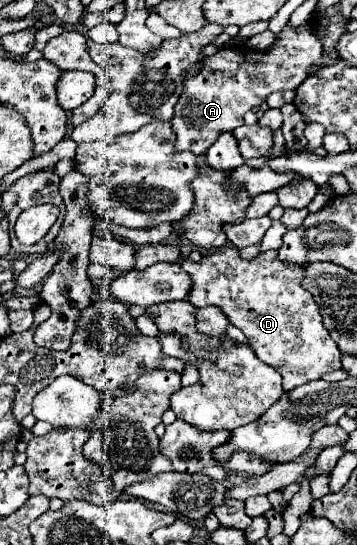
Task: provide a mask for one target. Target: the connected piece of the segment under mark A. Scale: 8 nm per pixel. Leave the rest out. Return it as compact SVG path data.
M289 24L277 34L275 44L267 50L253 50L245 44L237 44L237 46L225 46L221 50L217 50L213 56L203 58L199 62L199 70L195 74L187 74L187 78L183 78L185 86L183 86L183 94L179 96L179 102L175 104L175 116L171 120L173 130L177 134L175 140L175 148L177 150L189 150L197 156L205 154L209 150L211 144L215 144L215 140L219 138L219 134L223 132L231 132L237 126L243 124L243 114L261 106L261 102L265 102L265 98L271 92L277 90L295 90L309 74L309 68L323 56L323 44L319 44L319 38L315 38L315 34L311 34L311 28L307 24L299 26L299 28L291 28Z

